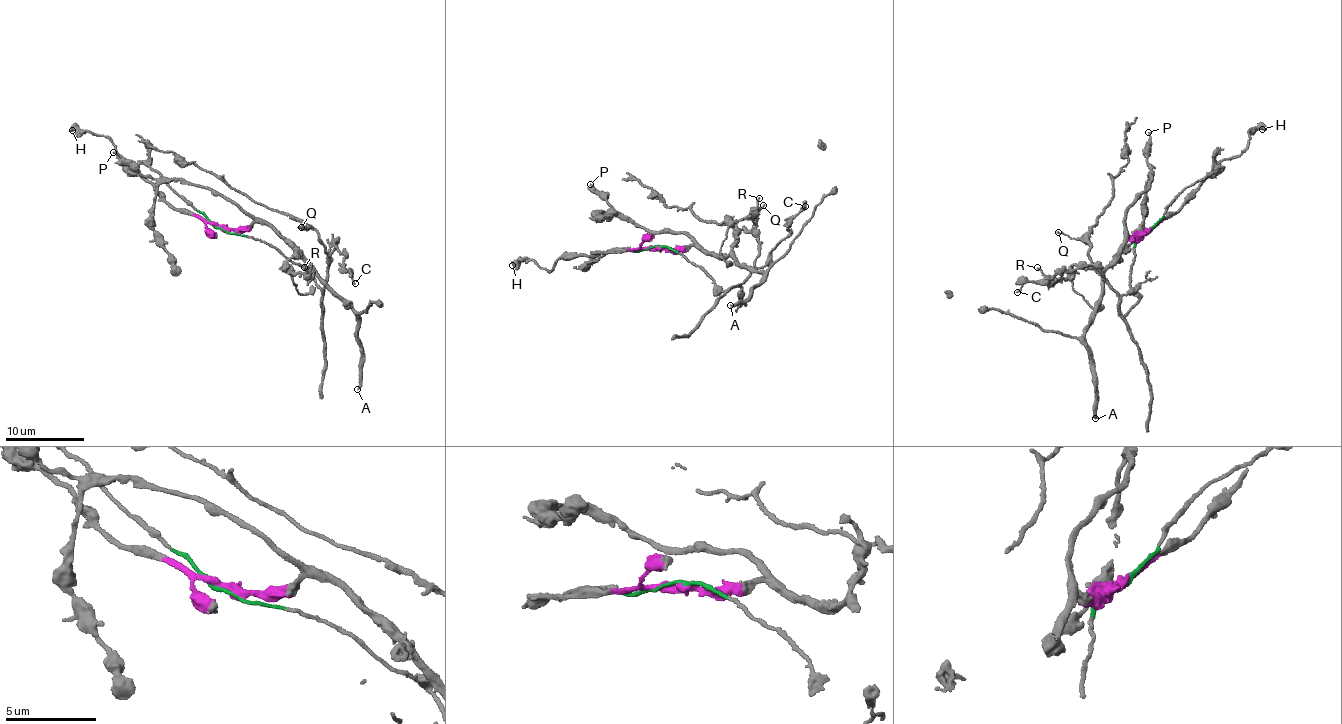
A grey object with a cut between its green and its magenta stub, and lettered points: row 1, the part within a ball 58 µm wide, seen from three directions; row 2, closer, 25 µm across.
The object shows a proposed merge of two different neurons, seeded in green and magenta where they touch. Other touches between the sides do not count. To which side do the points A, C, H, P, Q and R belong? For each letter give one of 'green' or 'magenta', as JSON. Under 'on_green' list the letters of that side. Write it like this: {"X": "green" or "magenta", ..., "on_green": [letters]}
{"A": "magenta", "C": "green", "H": "magenta", "P": "magenta", "Q": "green", "R": "magenta", "on_green": ["C", "Q"]}

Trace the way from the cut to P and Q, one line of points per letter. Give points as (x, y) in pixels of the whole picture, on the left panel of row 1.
P: (218, 227), (243, 230), (253, 218), (205, 187), (140, 173), (112, 152)
Q: (218, 227), (278, 248), (309, 271), (322, 288), (329, 262), (317, 232), (301, 227)

